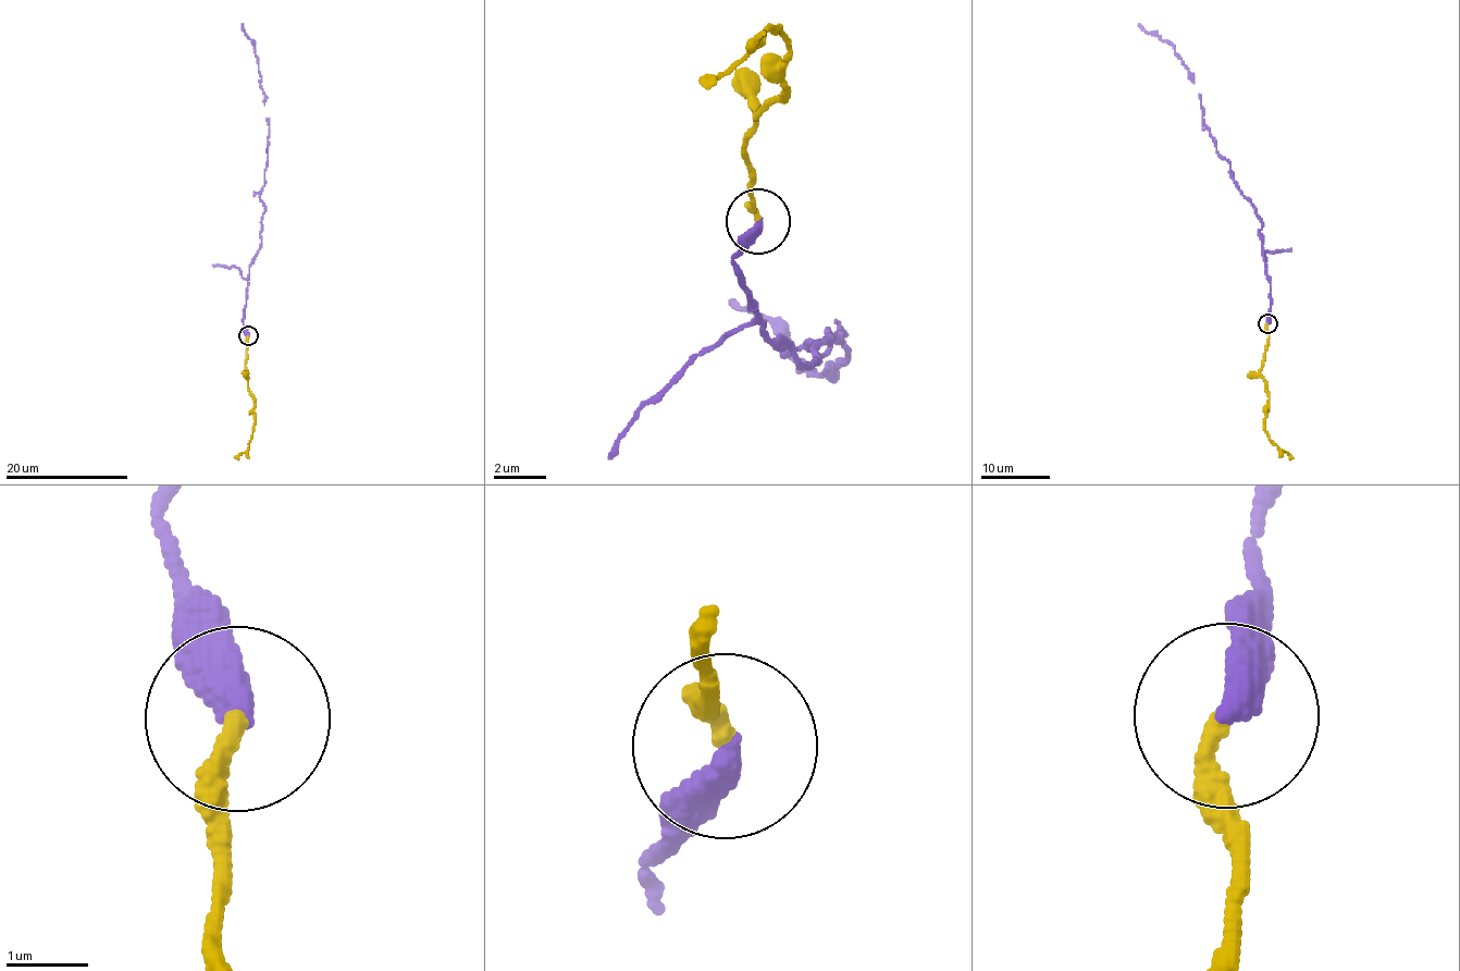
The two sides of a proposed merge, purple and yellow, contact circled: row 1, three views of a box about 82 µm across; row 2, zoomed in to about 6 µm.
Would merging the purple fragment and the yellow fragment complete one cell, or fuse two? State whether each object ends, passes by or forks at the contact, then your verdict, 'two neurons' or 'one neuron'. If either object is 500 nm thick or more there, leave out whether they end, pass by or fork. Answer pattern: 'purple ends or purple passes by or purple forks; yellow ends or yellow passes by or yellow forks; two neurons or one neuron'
purple ends; yellow ends; one neuron

